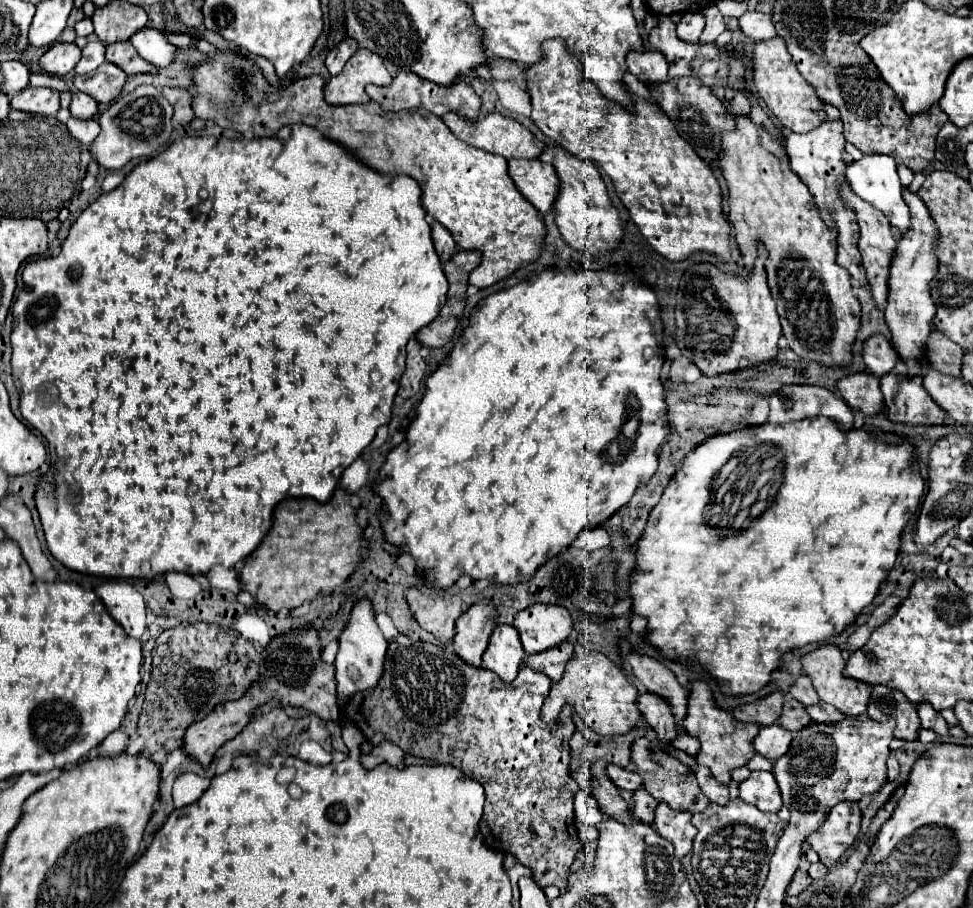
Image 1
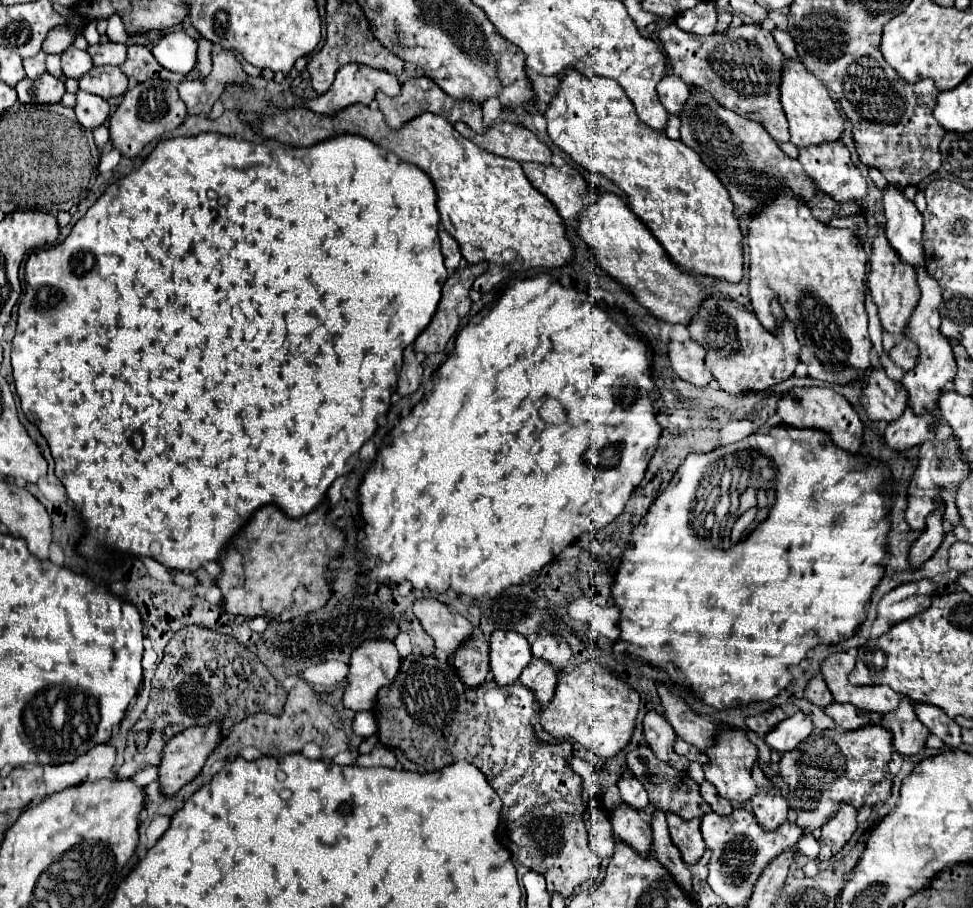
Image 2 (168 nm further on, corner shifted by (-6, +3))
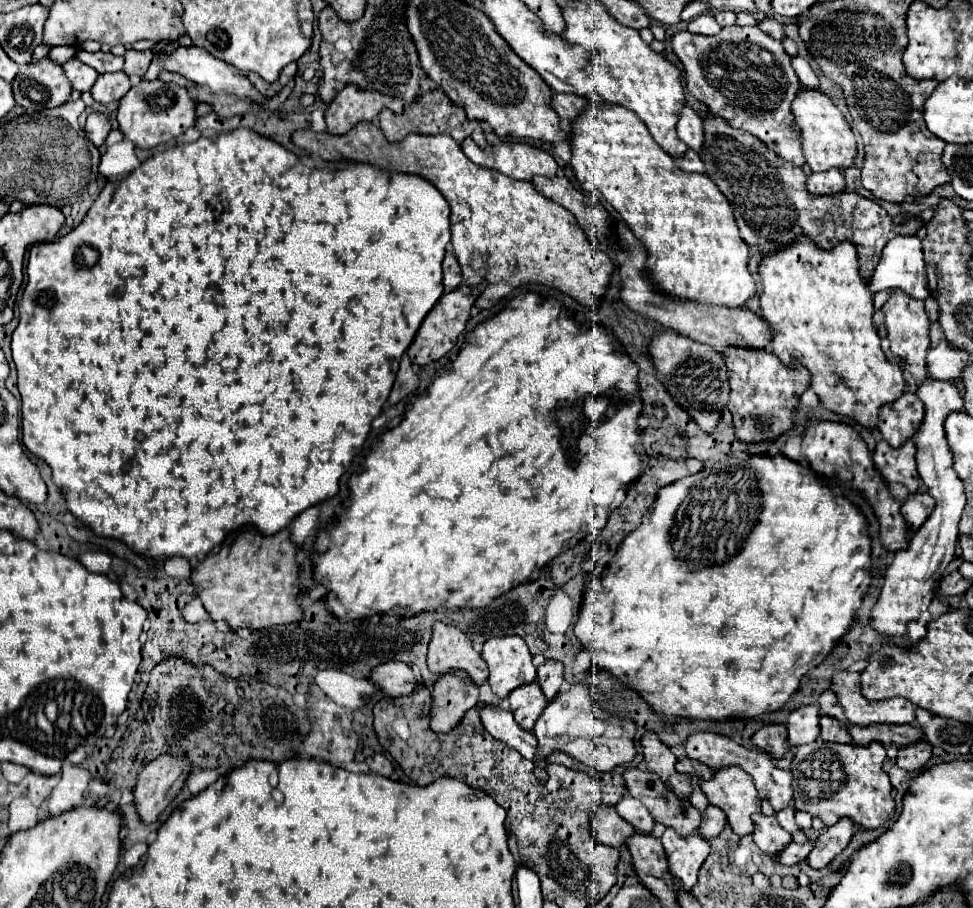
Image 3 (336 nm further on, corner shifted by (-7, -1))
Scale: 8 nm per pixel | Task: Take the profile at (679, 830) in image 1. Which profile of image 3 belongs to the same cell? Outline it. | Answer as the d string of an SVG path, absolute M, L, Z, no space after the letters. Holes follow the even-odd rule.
M666 829L662 835L662 845L668 859L668 871L682 885L684 891L692 891L698 879L698 869L710 853L710 845L706 839L698 837L698 833L690 837L680 837L672 829Z

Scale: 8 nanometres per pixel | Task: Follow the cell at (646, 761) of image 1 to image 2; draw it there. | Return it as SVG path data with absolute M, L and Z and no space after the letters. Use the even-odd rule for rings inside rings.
M639 745L637 749L627 753L627 765L631 773L645 785L649 793L649 801L655 803L661 811L671 811L677 813L683 819L693 819L693 817L703 817L709 813L709 805L701 799L699 785L683 771L677 771L675 767L669 767L667 763L661 763L653 751L649 751L649 745Z

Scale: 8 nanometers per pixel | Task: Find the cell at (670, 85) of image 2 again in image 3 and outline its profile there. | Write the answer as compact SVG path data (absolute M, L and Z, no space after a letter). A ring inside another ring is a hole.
M688 105L682 107L680 119L678 119L678 135L690 149L694 149L696 153L702 153L702 119Z

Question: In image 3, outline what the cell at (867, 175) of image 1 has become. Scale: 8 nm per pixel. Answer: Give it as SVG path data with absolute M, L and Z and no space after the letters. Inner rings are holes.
M916 235L894 237L884 247L868 287L870 291L900 289L914 299L926 299L930 293L920 239Z

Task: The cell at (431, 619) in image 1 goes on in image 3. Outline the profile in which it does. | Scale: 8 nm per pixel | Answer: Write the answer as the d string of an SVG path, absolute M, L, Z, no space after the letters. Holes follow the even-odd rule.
M444 623L434 625L434 635L428 647L428 667L436 675L450 671L464 671L474 685L484 685L488 679L488 667L480 653L472 649L472 643L460 629Z

